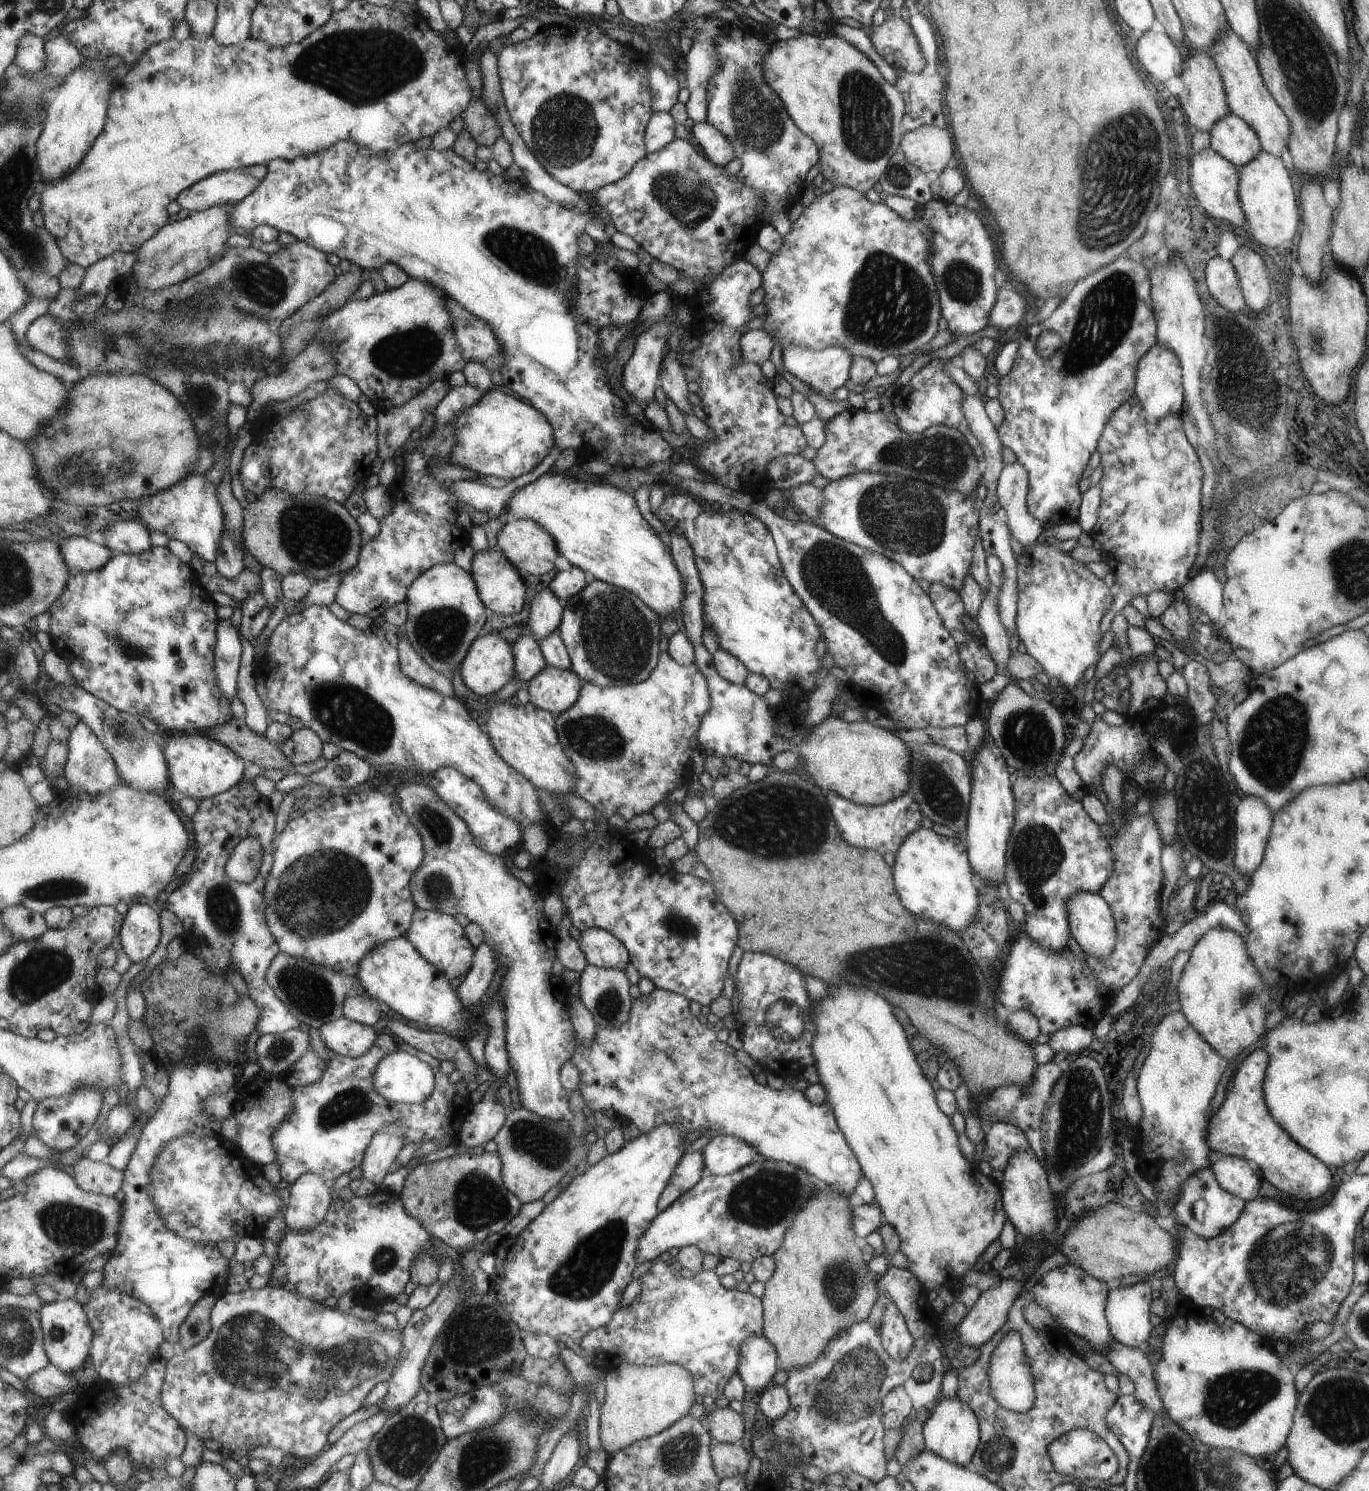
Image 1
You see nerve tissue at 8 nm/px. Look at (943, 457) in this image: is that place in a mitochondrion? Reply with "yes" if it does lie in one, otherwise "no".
yes

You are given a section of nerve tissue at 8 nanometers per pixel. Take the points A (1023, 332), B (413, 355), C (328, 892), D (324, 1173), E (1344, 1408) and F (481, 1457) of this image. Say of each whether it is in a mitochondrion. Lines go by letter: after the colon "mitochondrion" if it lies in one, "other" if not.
A: other
B: mitochondrion
C: mitochondrion
D: other
E: mitochondrion
F: mitochondrion

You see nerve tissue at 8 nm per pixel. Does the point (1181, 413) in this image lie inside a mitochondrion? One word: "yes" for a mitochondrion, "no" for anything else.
no

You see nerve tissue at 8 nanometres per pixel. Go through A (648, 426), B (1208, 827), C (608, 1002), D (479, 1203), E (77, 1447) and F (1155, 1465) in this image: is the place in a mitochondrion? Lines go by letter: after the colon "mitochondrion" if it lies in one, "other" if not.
A: other
B: mitochondrion
C: mitochondrion
D: mitochondrion
E: other
F: mitochondrion

